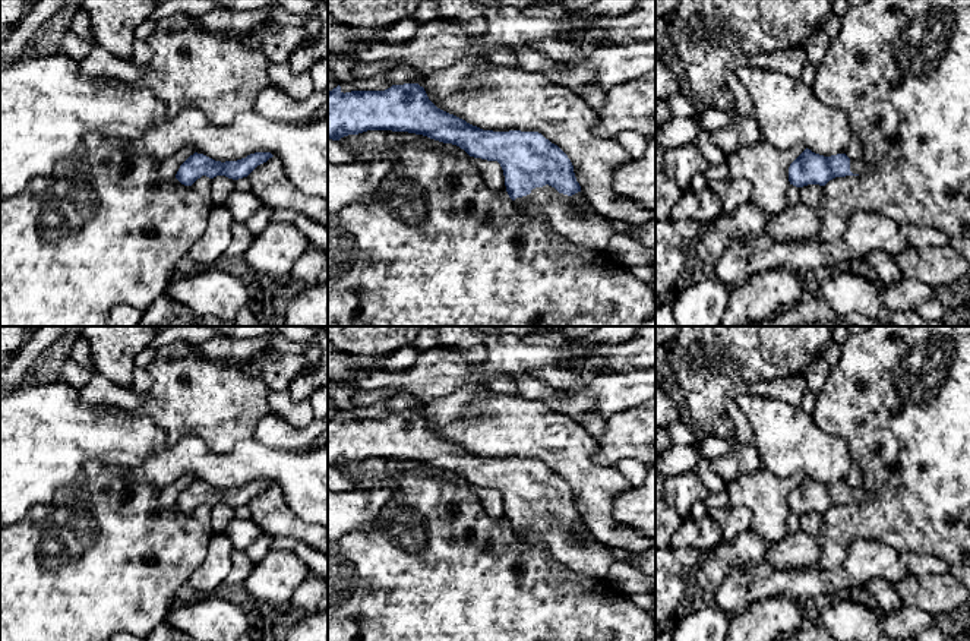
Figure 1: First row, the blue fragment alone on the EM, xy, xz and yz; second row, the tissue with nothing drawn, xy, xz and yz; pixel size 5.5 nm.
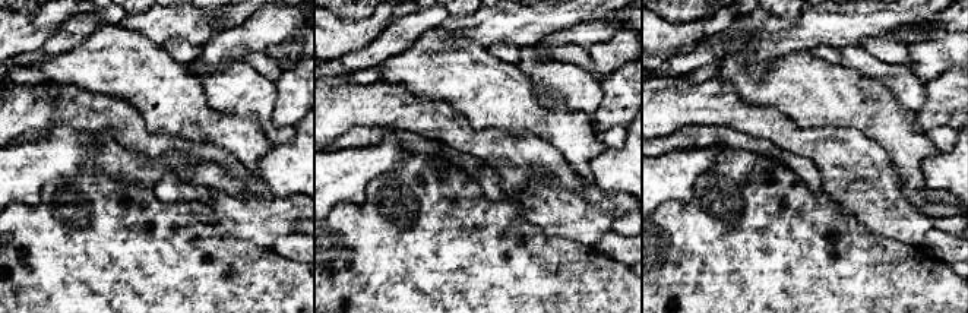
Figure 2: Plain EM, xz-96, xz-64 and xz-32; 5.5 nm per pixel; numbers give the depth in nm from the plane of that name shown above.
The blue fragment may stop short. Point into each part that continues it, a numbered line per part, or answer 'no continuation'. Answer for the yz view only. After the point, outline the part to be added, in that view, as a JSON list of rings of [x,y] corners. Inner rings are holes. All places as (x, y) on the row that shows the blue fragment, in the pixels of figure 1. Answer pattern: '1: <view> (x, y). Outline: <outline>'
1: yz (858, 166). Outline: [[[850,158],[850,171],[863,176],[871,171],[871,165],[863,158]]]

